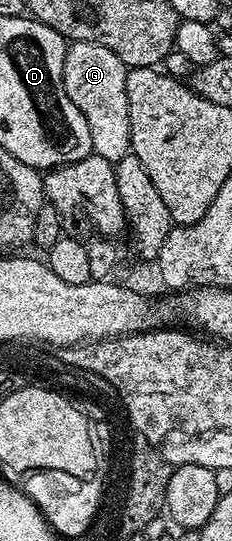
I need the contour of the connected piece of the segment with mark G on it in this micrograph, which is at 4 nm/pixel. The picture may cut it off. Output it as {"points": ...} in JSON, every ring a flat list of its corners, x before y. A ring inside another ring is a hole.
{"points":[[71,42,65,56,63,83,65,96,77,104,85,124,89,124,89,136,93,136,93,153,110,162,119,162,131,153,131,129,129,128,129,96,125,96,125,80,129,67,109,48,96,42]]}

